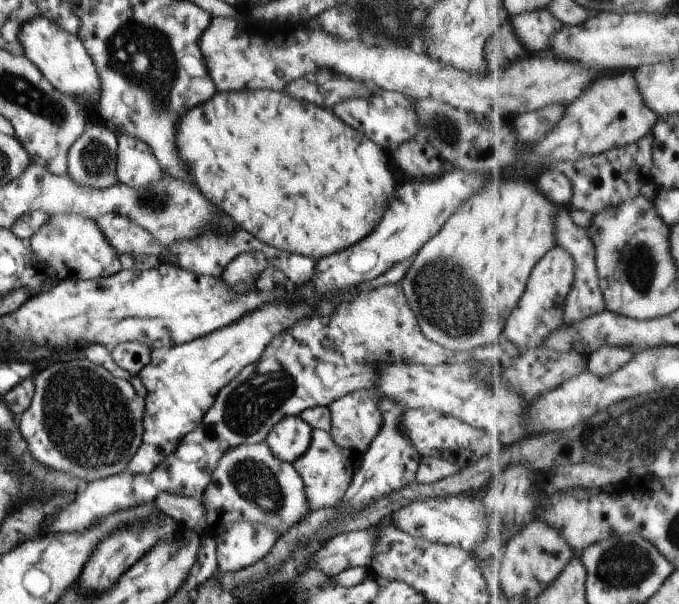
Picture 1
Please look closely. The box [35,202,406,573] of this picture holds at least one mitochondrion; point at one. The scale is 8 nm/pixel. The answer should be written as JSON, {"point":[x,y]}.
{"point":[91,427]}

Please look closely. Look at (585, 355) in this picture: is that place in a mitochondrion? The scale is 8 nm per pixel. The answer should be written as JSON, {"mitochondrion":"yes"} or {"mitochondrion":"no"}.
{"mitochondrion":"no"}

